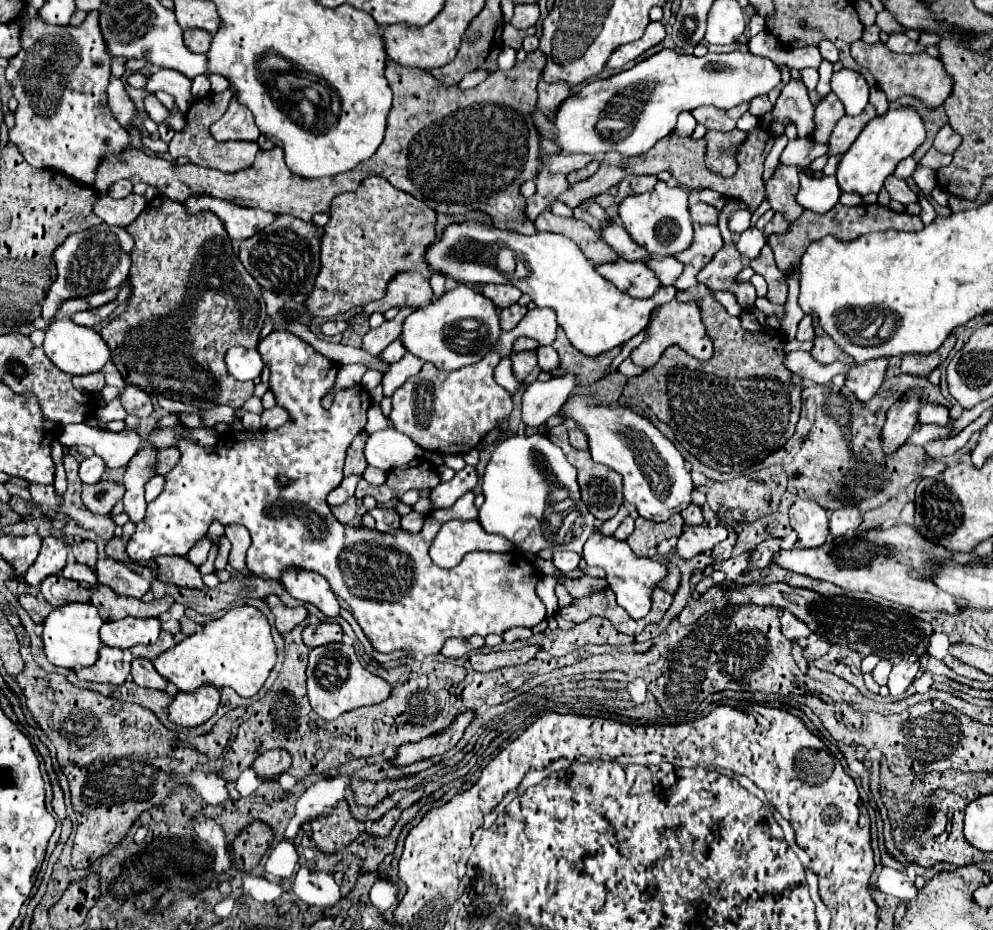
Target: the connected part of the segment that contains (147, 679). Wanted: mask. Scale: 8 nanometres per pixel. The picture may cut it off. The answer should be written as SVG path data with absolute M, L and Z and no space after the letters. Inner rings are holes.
M148 658L132 660L132 680L136 684L142 684L144 688L156 688L156 690L166 690L170 694L176 694L176 686L172 686L172 682L160 676L154 668L154 662Z

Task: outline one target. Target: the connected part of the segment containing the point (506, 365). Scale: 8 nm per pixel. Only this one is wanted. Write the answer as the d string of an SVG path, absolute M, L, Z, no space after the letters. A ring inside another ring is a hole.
M502 358L500 364L496 366L496 380L498 380L498 384L508 386L512 394L518 390L520 384L518 384L518 380L512 374L512 362L510 362L510 358Z

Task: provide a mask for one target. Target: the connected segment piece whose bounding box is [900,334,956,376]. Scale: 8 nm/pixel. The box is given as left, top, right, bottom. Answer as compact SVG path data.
M950 334L942 346L936 350L936 352L930 352L930 354L922 354L922 356L916 356L916 354L908 354L902 358L902 372L906 374L916 374L916 376L922 376L922 374L930 374L938 364L942 364L948 356L948 352L954 348L956 344L956 336Z

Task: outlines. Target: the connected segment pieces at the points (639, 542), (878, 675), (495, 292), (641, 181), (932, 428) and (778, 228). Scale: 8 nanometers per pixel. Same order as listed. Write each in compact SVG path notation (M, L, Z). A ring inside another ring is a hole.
M680 514L672 516L666 522L652 522L646 518L636 518L636 530L628 536L628 546L632 548L634 554L638 556L646 556L646 552L652 546L658 546L662 540L672 538L672 536L680 536L682 528L678 528L678 520L684 526L684 520Z
M880 660L878 666L872 670L872 676L874 676L874 680L876 680L880 686L884 686L884 684L888 682L890 670L892 670L892 662L890 662L890 660Z
M486 284L482 290L484 290L484 296L492 298L492 302L494 302L498 308L512 306L512 304L516 304L516 302L520 300L520 296L522 296L522 292L520 292L516 286L512 286L512 284L508 284L508 286L502 286L502 284Z
M626 176L622 182L620 182L620 190L616 194L616 204L620 204L620 200L626 196L626 194L642 194L642 192L648 192L650 188L654 188L654 184L658 182L656 176Z
M950 420L946 426L938 426L938 424L920 424L912 436L910 436L910 444L918 444L918 446L926 446L928 442L934 442L934 440L942 440L942 438L950 438L952 430L954 430L954 422L956 420Z
M776 212L774 218L766 224L766 228L764 228L764 236L772 234L772 232L786 232L786 230L788 230L788 222L784 220L784 216L782 216L780 212Z

